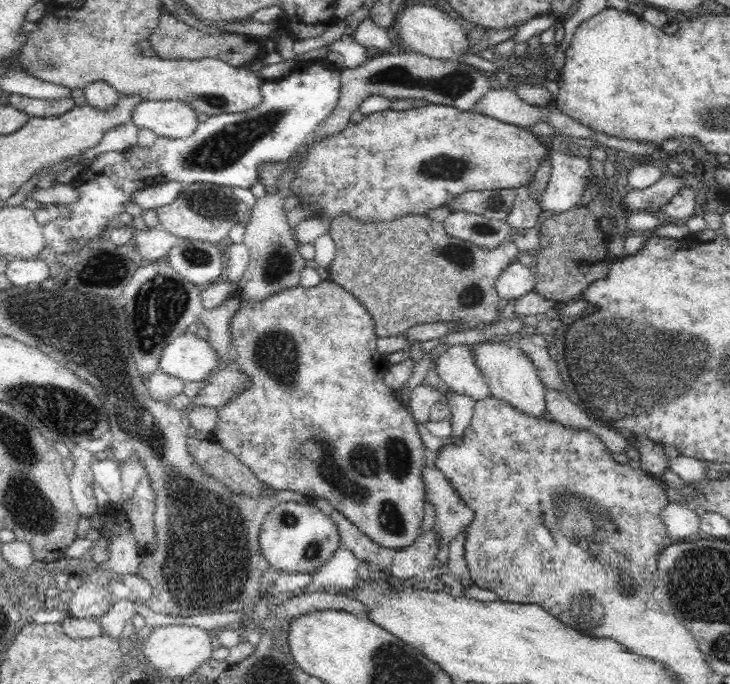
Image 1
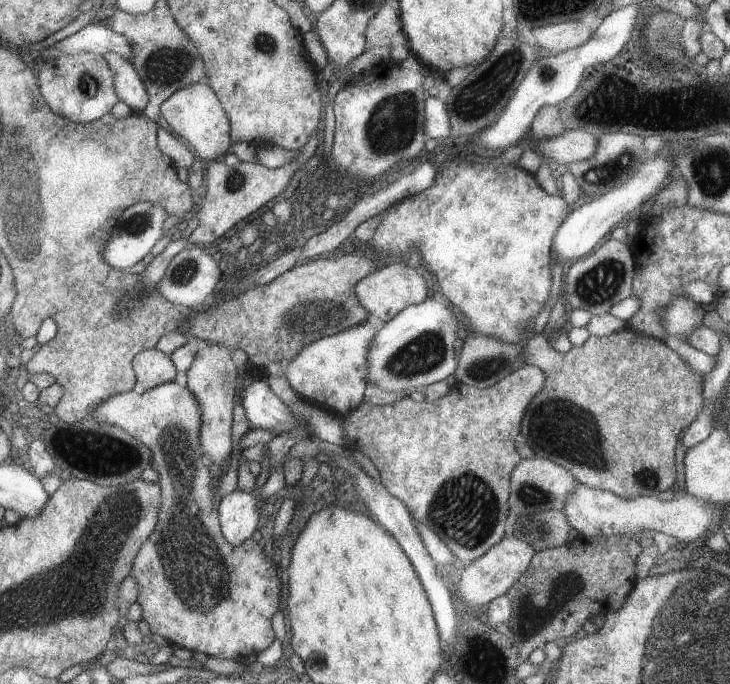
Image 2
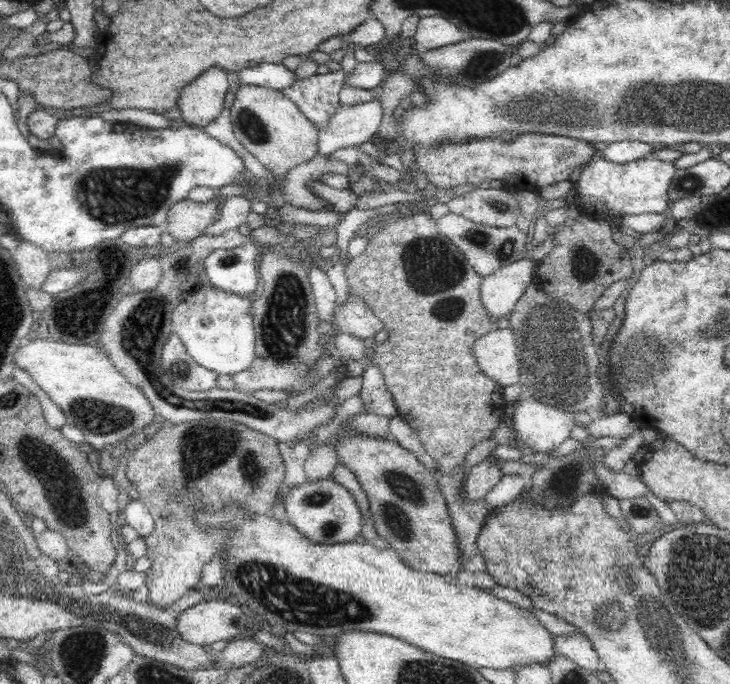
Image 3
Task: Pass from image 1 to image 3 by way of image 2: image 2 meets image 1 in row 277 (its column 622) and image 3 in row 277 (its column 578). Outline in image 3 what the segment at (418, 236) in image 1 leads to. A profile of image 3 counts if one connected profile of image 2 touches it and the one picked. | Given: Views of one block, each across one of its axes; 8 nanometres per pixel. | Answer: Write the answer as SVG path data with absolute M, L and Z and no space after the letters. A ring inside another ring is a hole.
M428 213L398 217L398 220L390 220L390 216L380 217L363 227L359 234L366 238L367 245L359 255L344 264L349 293L362 301L389 332L389 339L385 343L371 342L370 364L375 364L382 371L399 418L414 430L424 451L440 465L433 475L448 505L460 549L460 561L474 558L478 554L476 540L482 524L485 524L494 508L486 508L483 498L477 503L462 500L462 480L467 472L463 463L466 452L488 439L492 430L498 427L506 408L502 388L496 387L492 379L482 375L474 361L474 342L490 332L490 314L481 301L482 276L467 262L463 252L445 238Z

